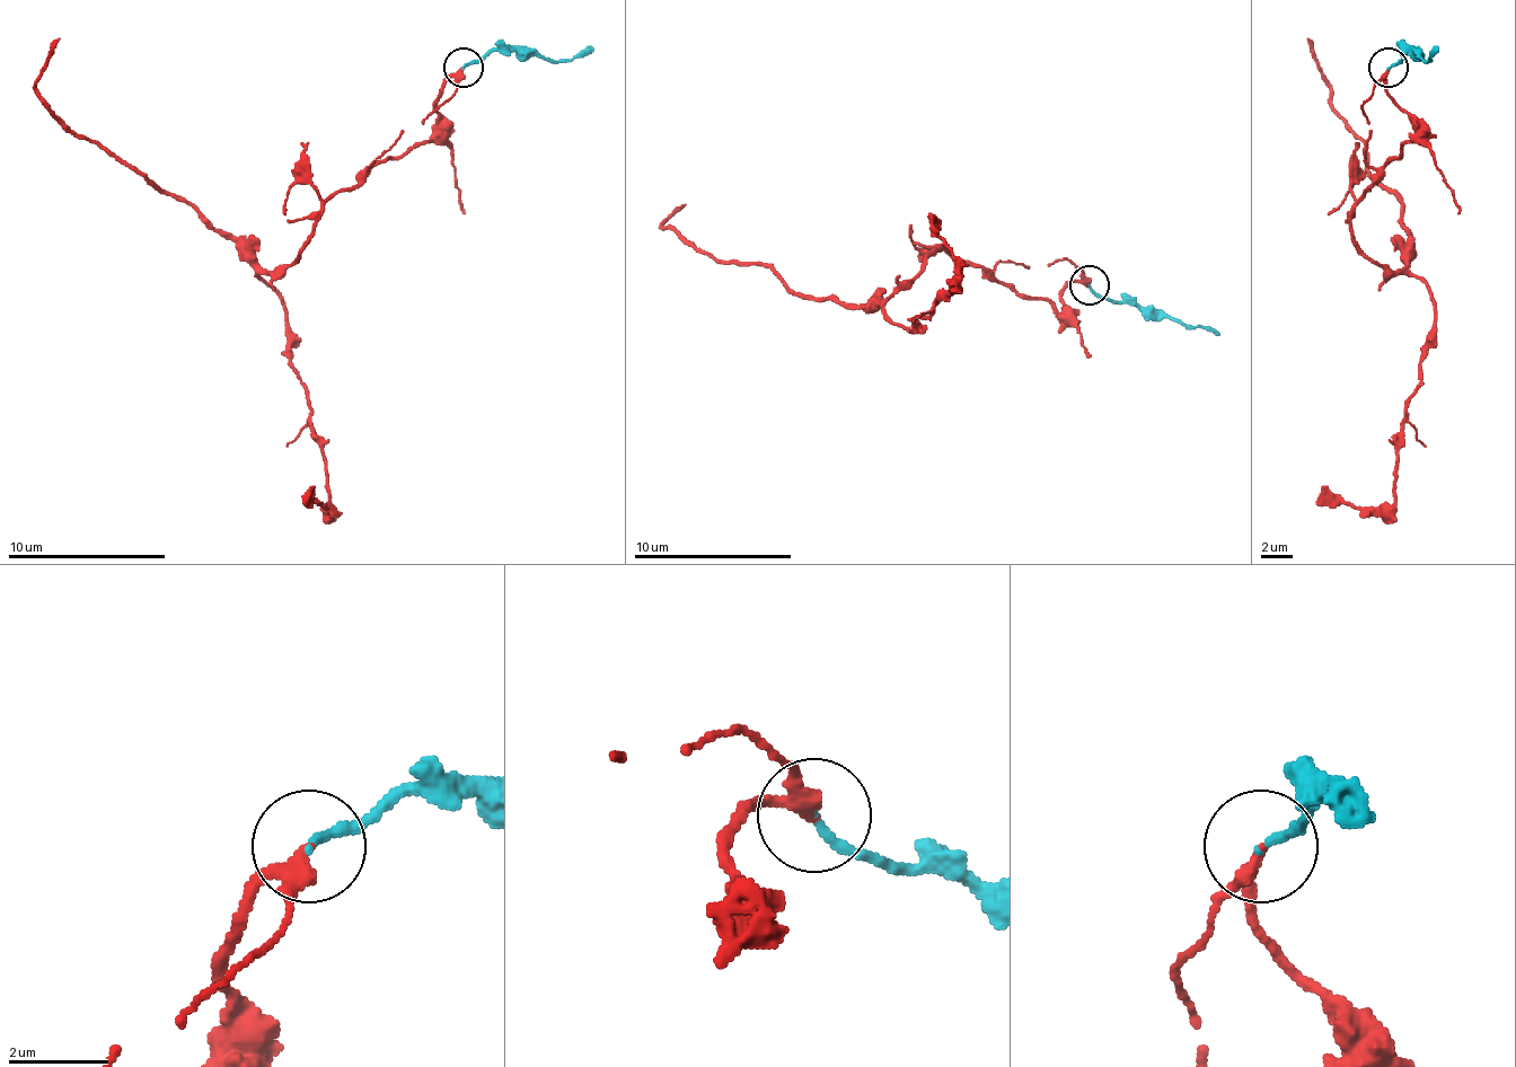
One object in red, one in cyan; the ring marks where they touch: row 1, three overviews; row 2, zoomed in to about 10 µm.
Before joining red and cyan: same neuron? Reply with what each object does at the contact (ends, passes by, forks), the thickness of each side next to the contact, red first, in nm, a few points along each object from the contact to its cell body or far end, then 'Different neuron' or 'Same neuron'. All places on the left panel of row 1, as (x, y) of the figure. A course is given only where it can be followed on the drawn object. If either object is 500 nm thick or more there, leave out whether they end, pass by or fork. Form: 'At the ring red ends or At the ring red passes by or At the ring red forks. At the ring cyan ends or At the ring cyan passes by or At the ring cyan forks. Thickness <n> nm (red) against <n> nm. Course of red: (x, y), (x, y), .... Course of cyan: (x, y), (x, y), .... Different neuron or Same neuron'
At the ring red passes by. At the ring cyan ends. Thickness 240 nm (red) against 180 nm. Course of red: (461, 67), (430, 138), (340, 188), (316, 236), (264, 272), (190, 204), (55, 114), (35, 86), (59, 38). Course of cyan: (461, 67), (493, 51), (529, 51), (556, 62), (580, 59), (592, 46). Same neuron

